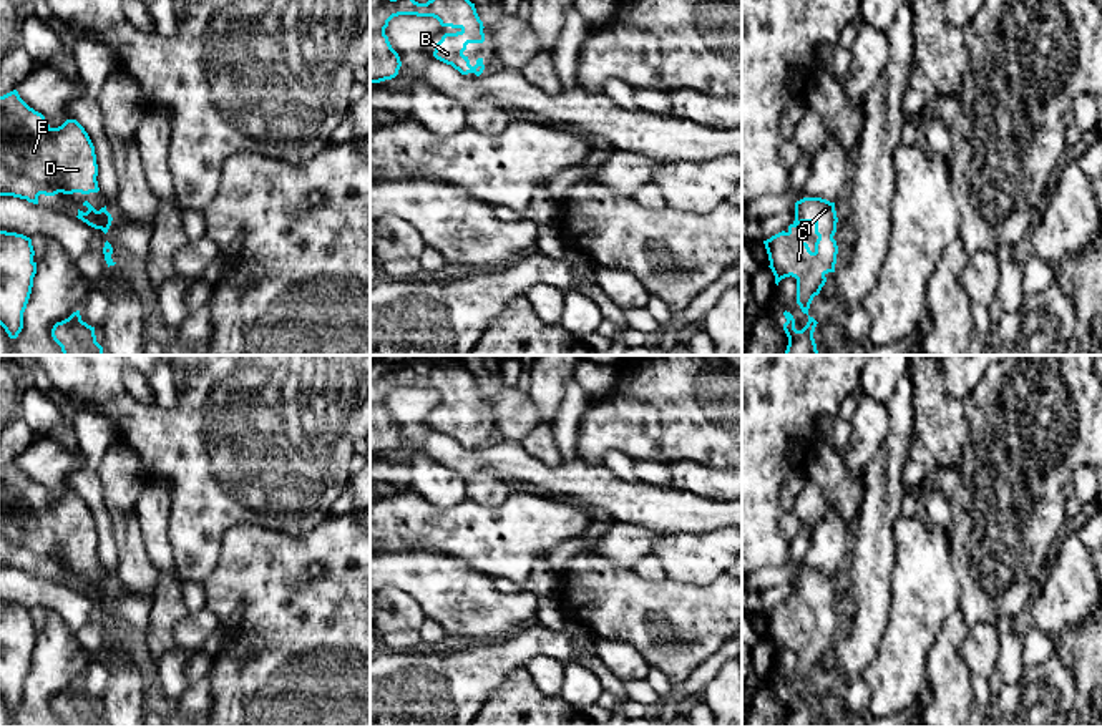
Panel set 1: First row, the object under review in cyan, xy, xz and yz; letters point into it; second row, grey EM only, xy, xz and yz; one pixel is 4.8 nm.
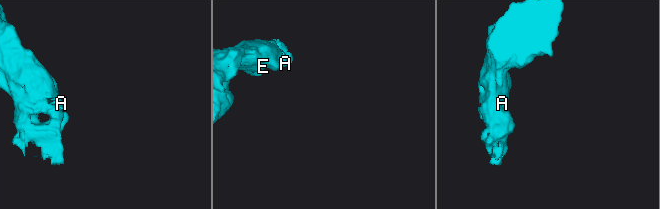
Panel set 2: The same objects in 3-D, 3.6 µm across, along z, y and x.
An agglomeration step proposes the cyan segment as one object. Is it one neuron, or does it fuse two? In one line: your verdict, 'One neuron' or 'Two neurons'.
One neuron

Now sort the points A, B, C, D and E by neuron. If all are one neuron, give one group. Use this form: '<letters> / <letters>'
A B C D E

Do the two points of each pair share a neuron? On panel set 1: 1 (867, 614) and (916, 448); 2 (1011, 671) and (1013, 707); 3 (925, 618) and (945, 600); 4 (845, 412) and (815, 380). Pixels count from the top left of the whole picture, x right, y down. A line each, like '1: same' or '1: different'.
1: different
2: different
3: same
4: different

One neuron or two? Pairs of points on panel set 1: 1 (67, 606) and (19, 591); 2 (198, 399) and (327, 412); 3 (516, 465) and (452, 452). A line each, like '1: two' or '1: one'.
1: one
2: one
3: one

